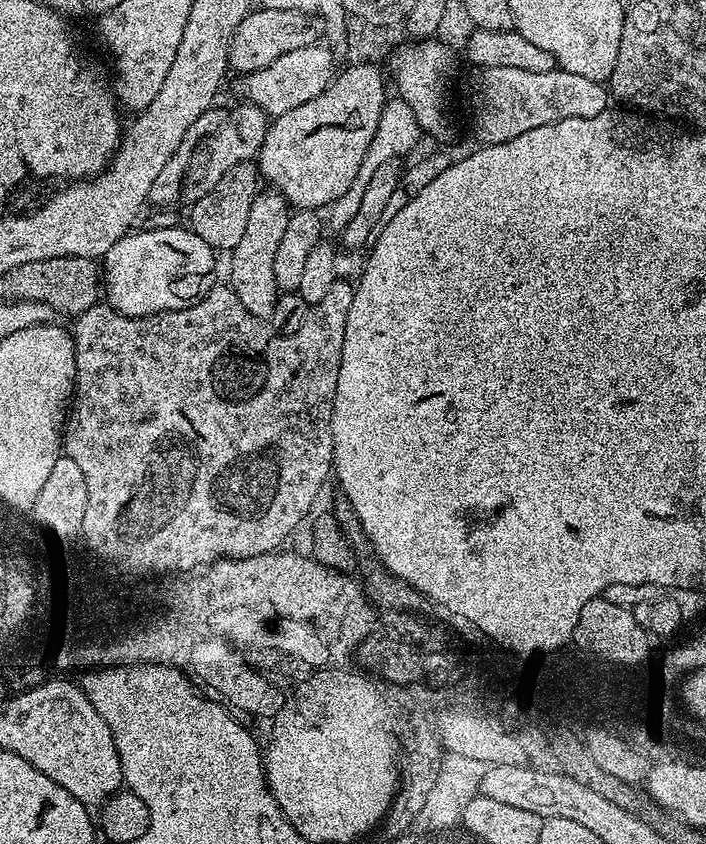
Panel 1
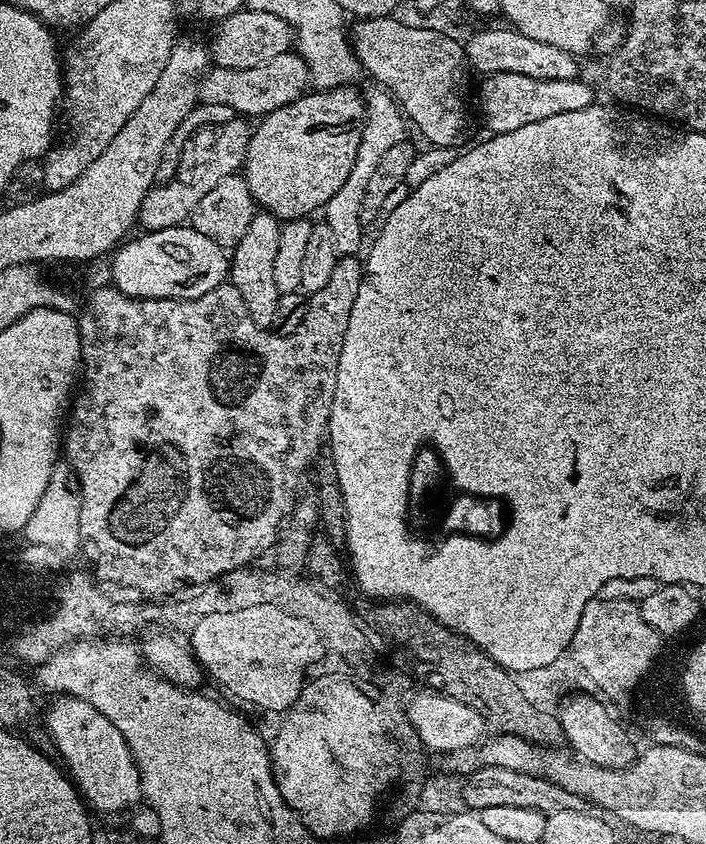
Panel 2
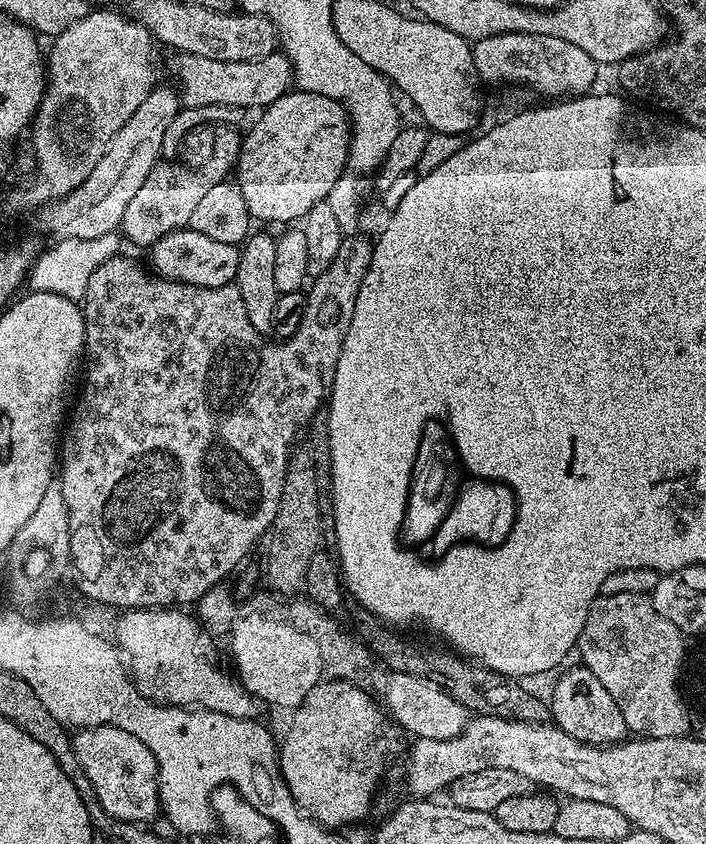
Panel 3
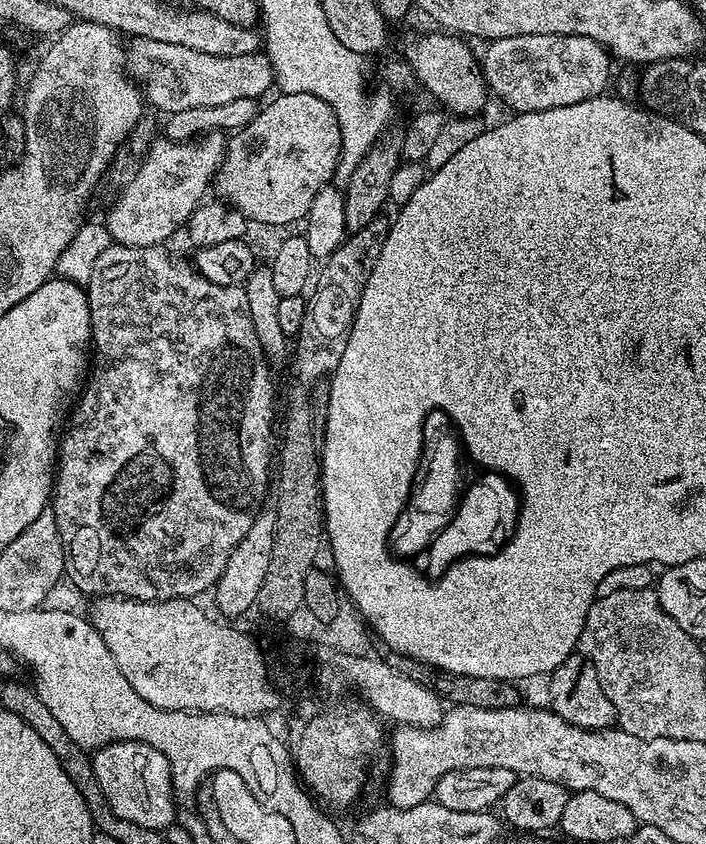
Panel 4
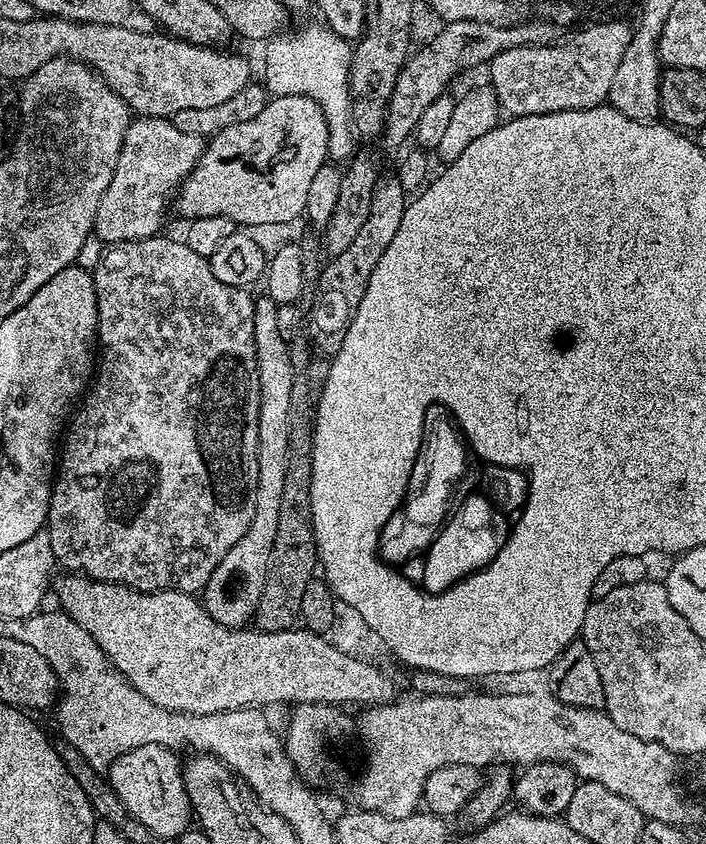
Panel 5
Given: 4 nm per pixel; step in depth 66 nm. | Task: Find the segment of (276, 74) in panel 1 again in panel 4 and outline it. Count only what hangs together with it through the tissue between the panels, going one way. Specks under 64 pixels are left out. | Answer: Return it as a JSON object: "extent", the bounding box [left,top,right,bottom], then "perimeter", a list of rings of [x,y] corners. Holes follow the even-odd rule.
{"extent":[126,39,274,114],"perimeter":[[[133,39],[126,48],[126,71],[138,85],[145,101],[163,114],[178,110],[195,110],[197,106],[222,106],[225,102],[235,102],[238,98],[261,99],[263,92],[273,91],[274,77],[272,63],[263,51],[249,56],[215,56],[202,50],[190,50],[190,46],[178,46],[174,42],[154,42]]]}

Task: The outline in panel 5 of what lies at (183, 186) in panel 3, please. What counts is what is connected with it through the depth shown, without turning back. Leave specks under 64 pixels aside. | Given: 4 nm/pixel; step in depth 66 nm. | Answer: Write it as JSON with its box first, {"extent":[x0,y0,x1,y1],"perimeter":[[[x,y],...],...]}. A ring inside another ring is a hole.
{"extent":[92,116,205,245],"perimeter":[[[142,116],[133,119],[126,130],[126,136],[122,138],[122,150],[118,154],[114,178],[110,178],[110,186],[106,186],[102,202],[98,202],[98,214],[92,227],[95,239],[109,245],[157,235],[163,229],[160,227],[164,224],[164,211],[170,208],[170,201],[175,197],[180,185],[204,155],[205,143],[203,136],[182,134],[182,130],[178,130],[178,126],[174,126],[171,119],[162,116]]]}

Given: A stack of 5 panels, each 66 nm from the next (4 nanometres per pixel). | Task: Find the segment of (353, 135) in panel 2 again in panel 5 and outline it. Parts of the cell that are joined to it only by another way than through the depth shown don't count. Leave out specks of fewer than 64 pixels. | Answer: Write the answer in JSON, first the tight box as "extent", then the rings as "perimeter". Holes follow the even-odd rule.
{"extent":[174,96,328,226],"perimeter":[[[278,96],[269,99],[266,110],[250,118],[250,122],[226,126],[226,130],[205,143],[204,155],[174,197],[174,208],[184,215],[185,221],[196,220],[199,216],[225,216],[237,226],[300,220],[304,216],[306,194],[310,194],[310,182],[328,159],[328,123],[318,102],[305,96]]]}

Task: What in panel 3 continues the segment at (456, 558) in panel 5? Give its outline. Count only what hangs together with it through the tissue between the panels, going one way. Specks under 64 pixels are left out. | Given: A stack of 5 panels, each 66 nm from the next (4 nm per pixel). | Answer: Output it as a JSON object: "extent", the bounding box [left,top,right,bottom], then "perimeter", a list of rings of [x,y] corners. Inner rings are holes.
{"extent":[430,482,516,557],"perimeter":[[[492,482],[470,483],[472,484],[461,487],[453,500],[451,510],[432,536],[430,549],[432,548],[435,557],[444,556],[460,543],[477,543],[481,546],[496,547],[503,544],[513,528],[513,522],[516,520],[516,503],[513,493],[508,488],[499,488]]]}

